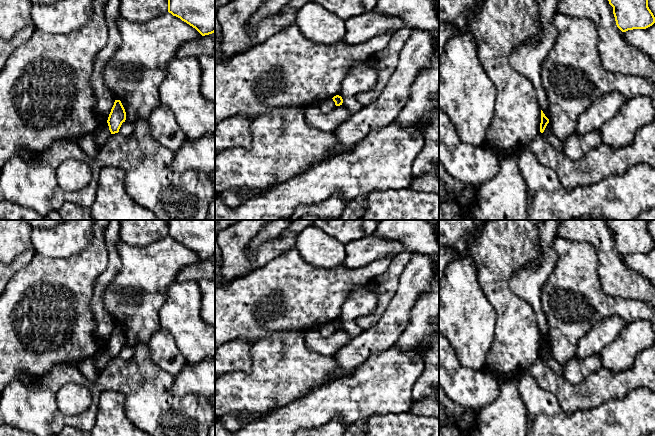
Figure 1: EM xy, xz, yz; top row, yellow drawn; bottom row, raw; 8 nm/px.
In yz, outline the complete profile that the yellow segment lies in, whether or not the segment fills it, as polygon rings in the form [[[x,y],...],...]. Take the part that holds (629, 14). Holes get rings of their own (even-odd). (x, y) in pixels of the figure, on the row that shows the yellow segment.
[[[608,0],[613,7],[617,27],[626,32],[646,29],[655,23],[655,17],[648,7],[648,0]]]

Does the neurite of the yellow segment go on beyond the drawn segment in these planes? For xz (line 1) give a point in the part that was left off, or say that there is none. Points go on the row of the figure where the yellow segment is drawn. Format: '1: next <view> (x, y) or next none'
1: next none

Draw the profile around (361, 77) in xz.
[[[356,62],[348,71],[341,86],[342,105],[351,112],[361,110],[364,106],[355,99],[355,95],[371,91],[376,84],[376,72],[368,62]]]

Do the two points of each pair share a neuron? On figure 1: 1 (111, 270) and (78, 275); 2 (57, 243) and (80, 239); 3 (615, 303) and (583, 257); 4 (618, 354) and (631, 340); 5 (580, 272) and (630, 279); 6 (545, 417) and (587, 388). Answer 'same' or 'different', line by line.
1: different
2: same
3: same
4: same
5: different
6: different

